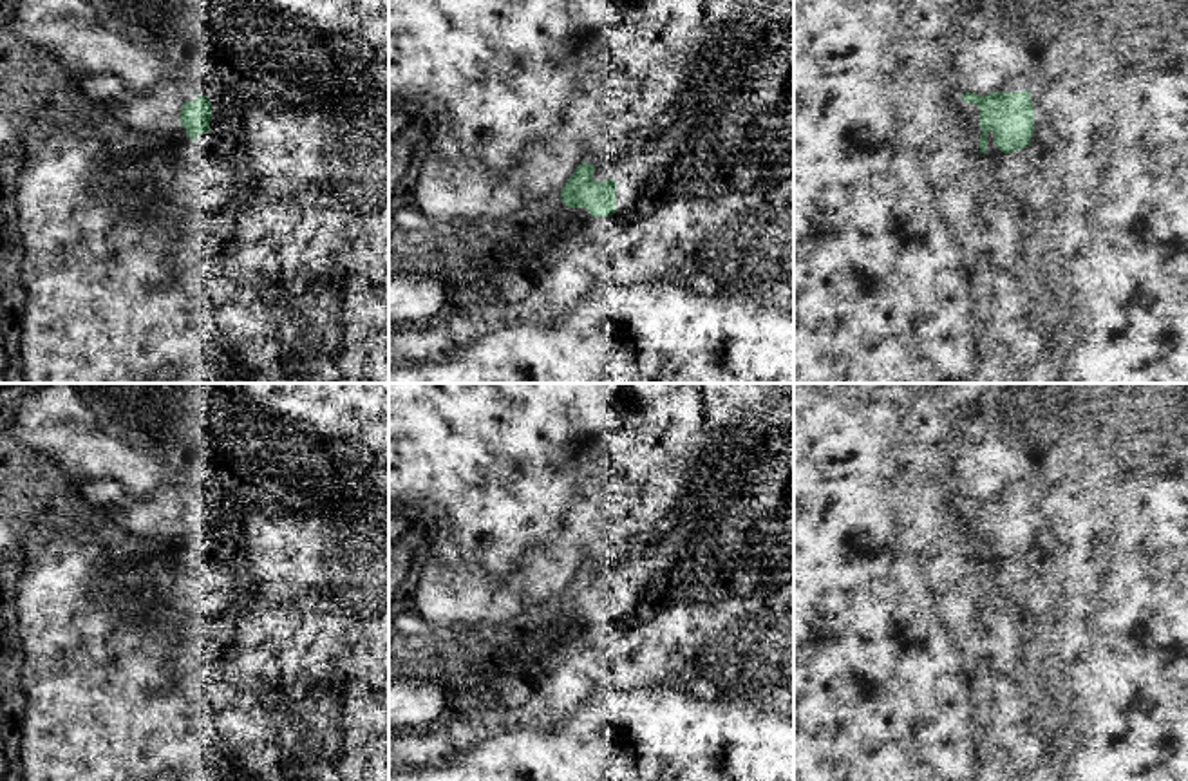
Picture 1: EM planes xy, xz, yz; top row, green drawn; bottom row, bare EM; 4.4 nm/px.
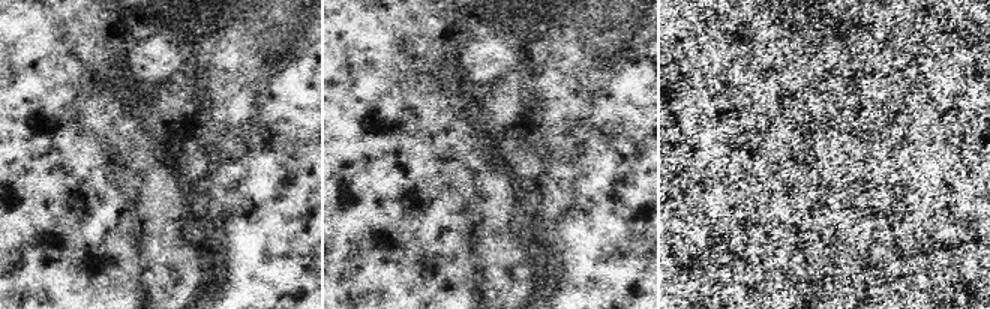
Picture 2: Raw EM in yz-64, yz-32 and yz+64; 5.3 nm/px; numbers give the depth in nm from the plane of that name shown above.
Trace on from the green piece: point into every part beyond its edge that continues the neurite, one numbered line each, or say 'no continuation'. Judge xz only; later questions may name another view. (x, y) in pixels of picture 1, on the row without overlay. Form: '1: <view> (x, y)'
no continuation

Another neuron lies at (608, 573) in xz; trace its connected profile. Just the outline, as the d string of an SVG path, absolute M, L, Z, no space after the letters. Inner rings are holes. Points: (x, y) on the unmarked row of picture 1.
M584 560L582 568L593 569L597 575L593 577L593 584L599 588L613 584L617 588L617 616L608 620L606 624L615 624L635 613L635 575L620 571L622 560L615 562L593 562Z

